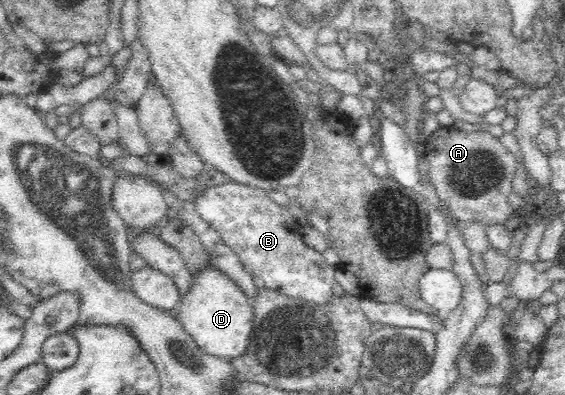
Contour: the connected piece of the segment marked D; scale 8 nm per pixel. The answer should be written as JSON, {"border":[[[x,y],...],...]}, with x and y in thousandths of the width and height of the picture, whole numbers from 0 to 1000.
{"border":[[[379,673],[365,676],[340,701],[335,734],[315,767],[313,805],[354,886],[404,914],[434,896],[448,841],[448,775],[435,744],[418,714]]]}

